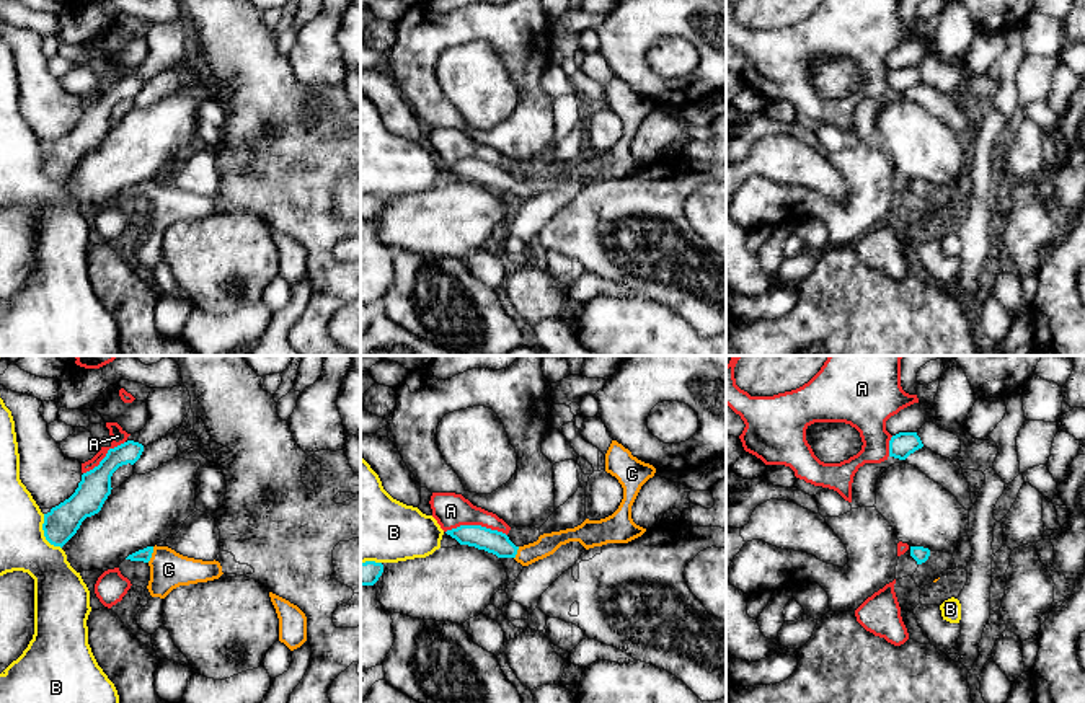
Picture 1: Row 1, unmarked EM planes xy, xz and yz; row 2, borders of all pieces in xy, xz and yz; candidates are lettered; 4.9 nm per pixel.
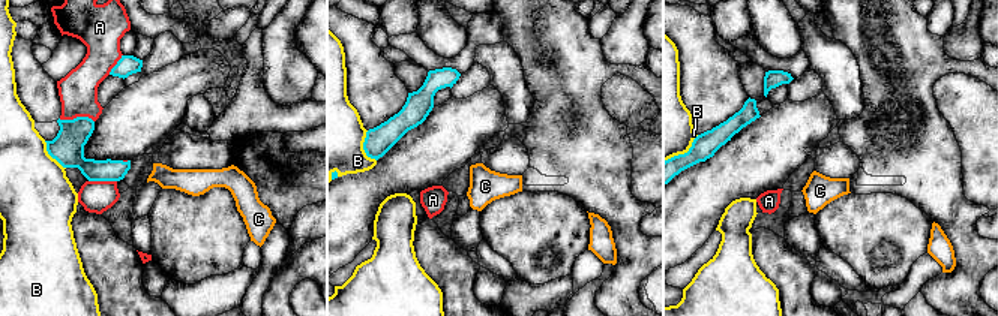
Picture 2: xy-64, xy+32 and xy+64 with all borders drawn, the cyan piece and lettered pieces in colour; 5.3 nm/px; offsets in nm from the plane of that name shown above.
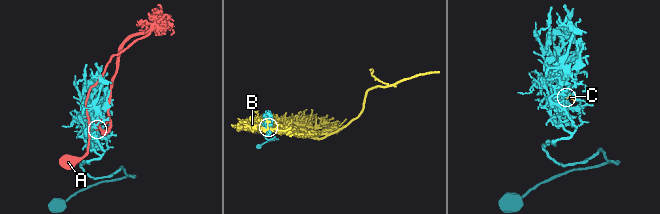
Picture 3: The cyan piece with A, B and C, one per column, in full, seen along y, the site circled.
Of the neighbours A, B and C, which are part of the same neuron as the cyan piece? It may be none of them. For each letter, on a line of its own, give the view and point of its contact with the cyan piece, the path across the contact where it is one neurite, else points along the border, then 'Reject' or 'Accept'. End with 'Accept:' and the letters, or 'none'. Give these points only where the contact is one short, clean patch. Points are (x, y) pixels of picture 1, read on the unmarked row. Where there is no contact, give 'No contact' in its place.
A: Touches cyan at xz (477, 160). Reject
B: Touches cyan at xy (44, 168). Reject
C: Touches cyan at xy (150, 190). Path across: xy (144, 190), (150, 190), (168, 204). Accept
Accept: C

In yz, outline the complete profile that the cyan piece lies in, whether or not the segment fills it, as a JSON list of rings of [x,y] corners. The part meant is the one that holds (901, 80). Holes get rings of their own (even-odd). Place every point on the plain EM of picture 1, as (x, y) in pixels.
[[[899,67],[889,75],[889,91],[906,95],[910,88],[922,82],[923,78],[917,67]]]

